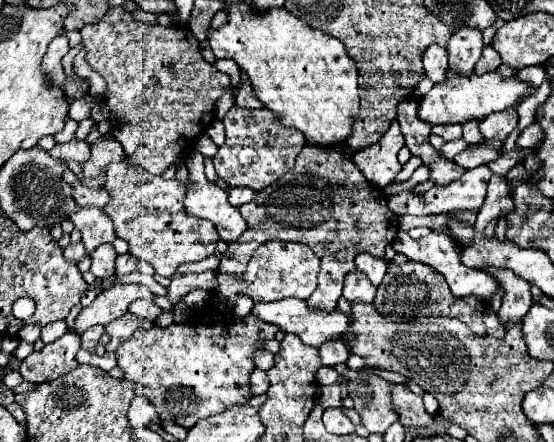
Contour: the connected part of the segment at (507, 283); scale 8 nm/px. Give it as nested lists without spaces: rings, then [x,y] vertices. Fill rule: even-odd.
[[[489,271],[489,273],[491,273],[491,275],[503,285],[503,289],[505,289],[505,297],[503,297],[503,303],[501,303],[501,309],[499,309],[497,317],[499,317],[501,327],[507,329],[509,323],[519,323],[519,321],[527,315],[529,307],[533,305],[531,287],[527,287],[527,285],[523,283],[523,279],[511,275],[509,271],[505,271],[505,273],[499,271],[499,275],[495,275],[495,271]]]

